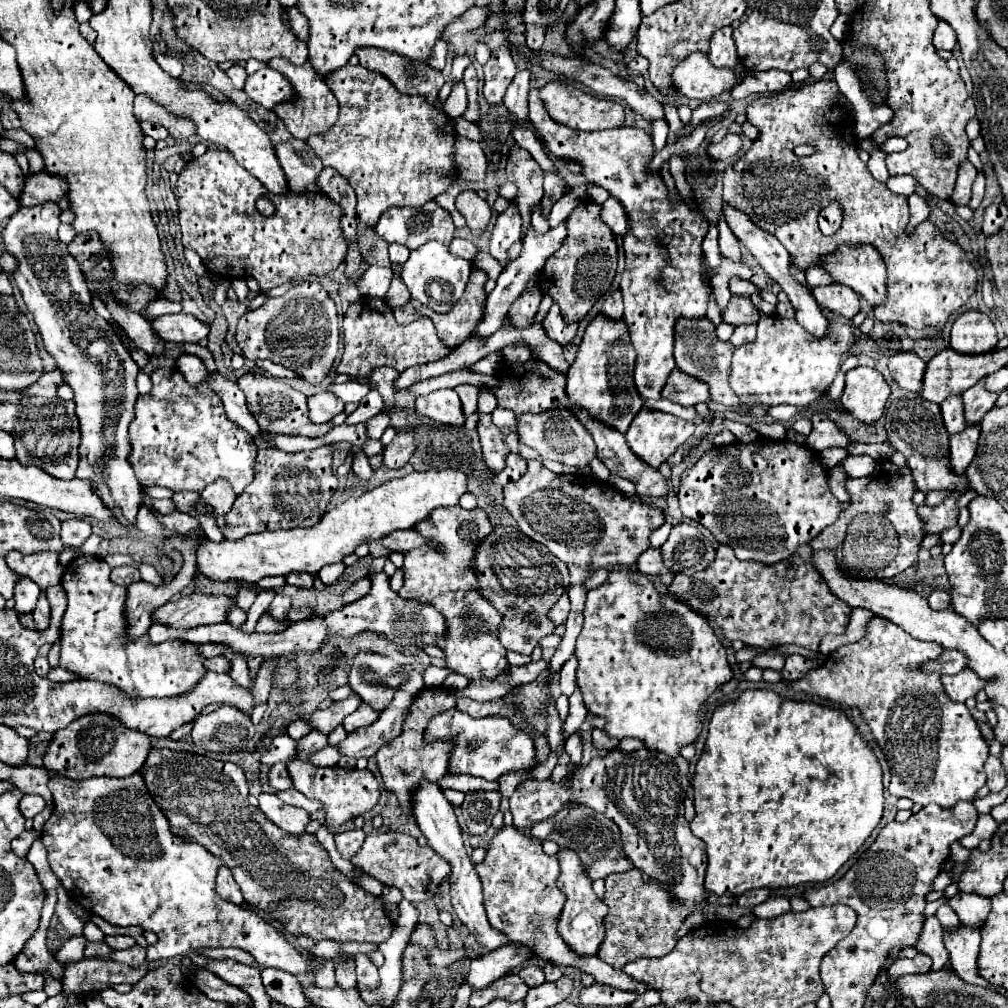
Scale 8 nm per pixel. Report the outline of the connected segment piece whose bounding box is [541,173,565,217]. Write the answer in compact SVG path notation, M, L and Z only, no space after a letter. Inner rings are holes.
M545 173L545 195L541 199L541 209L545 217L549 215L553 203L563 195L563 185L565 181L557 173Z

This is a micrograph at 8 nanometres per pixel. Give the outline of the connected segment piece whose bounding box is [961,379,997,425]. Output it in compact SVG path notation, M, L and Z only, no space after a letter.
M981 379L981 383L977 383L975 387L969 387L961 397L965 405L965 419L969 425L979 423L997 401L997 393L985 391L985 379Z

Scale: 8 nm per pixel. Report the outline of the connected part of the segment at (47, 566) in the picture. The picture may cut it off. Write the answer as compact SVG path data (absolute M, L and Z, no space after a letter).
M11 551L7 555L7 567L33 579L39 587L51 587L61 583L63 567L59 565L59 553L41 551L33 555L21 555L19 551Z

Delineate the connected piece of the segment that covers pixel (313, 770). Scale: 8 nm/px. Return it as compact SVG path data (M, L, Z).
M293 759L289 763L289 775L297 791L325 803L325 821L331 827L343 825L347 819L355 819L357 815L367 813L369 809L375 807L379 799L379 783L375 781L373 773L367 769L359 771L359 769L341 769L341 767L315 767L309 761Z

